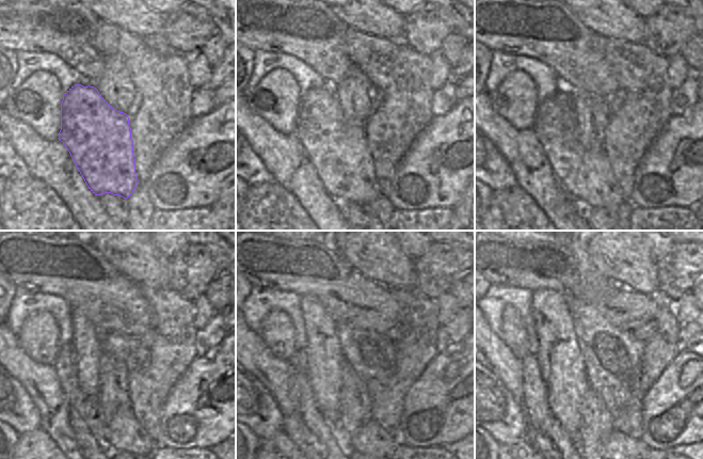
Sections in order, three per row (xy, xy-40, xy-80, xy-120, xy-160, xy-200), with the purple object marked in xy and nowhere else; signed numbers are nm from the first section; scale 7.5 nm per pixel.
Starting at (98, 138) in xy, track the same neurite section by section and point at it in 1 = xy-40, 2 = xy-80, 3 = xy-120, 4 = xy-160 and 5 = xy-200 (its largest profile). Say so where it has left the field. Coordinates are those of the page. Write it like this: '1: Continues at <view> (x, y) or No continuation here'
1: Continues at xy-40 (338, 151)
2: Continues at xy-80 (588, 177)
3: Continues at xy-120 (124, 432)
4: Continues at xy-160 (369, 439)
5: Continues at xy-200 (619, 447).

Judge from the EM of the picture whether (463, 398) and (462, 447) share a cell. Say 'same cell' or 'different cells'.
different cells

